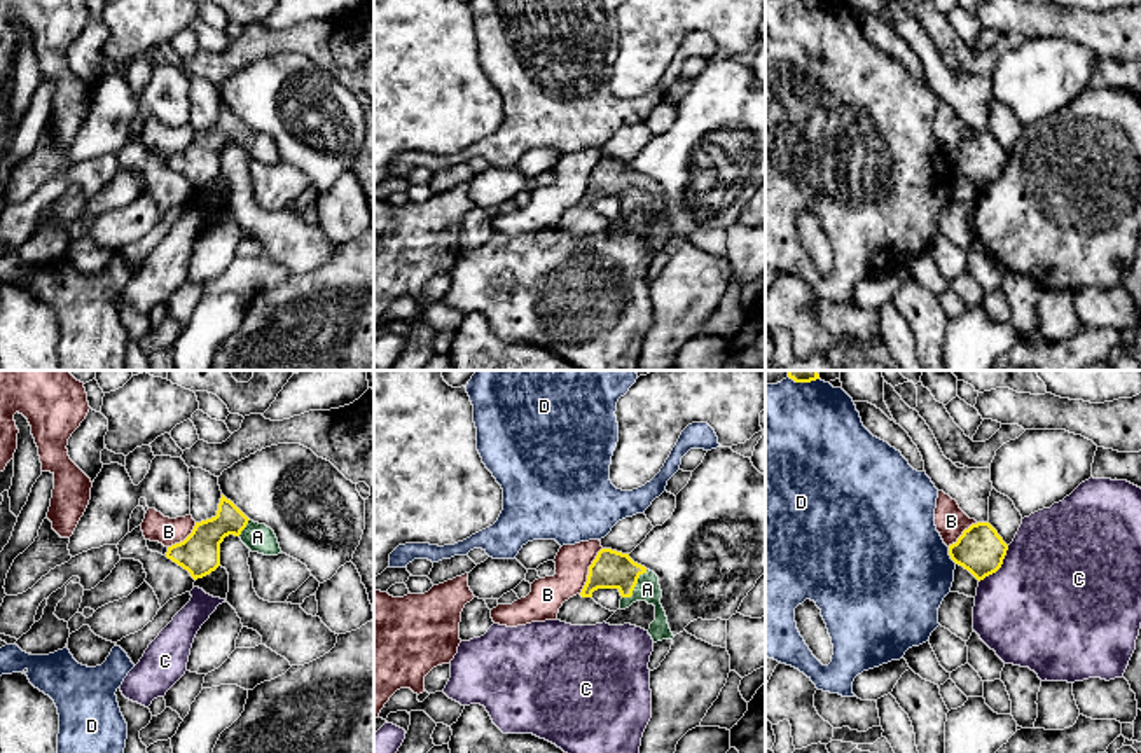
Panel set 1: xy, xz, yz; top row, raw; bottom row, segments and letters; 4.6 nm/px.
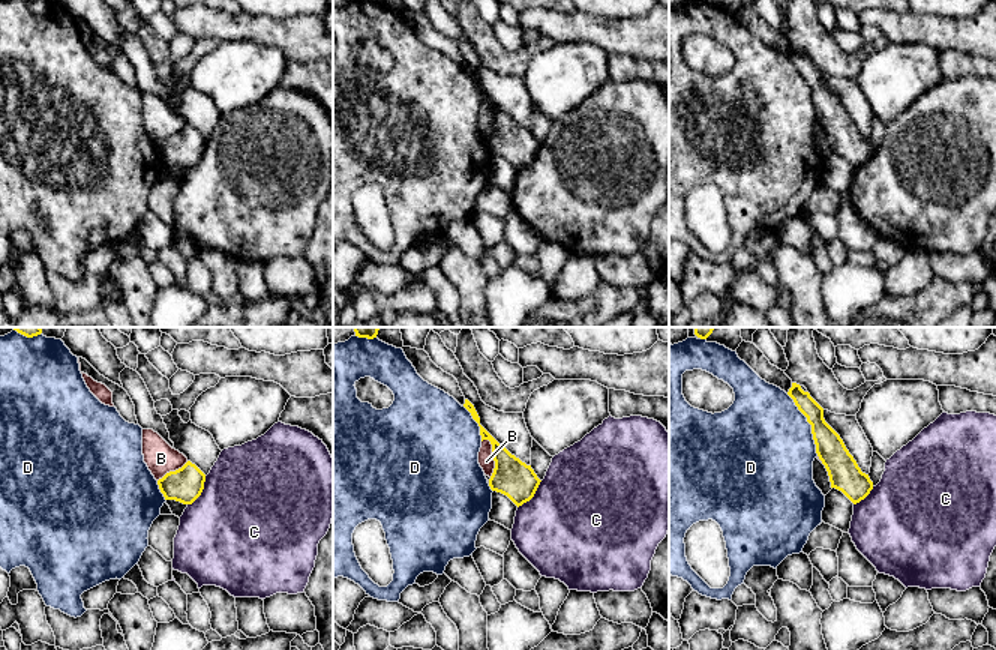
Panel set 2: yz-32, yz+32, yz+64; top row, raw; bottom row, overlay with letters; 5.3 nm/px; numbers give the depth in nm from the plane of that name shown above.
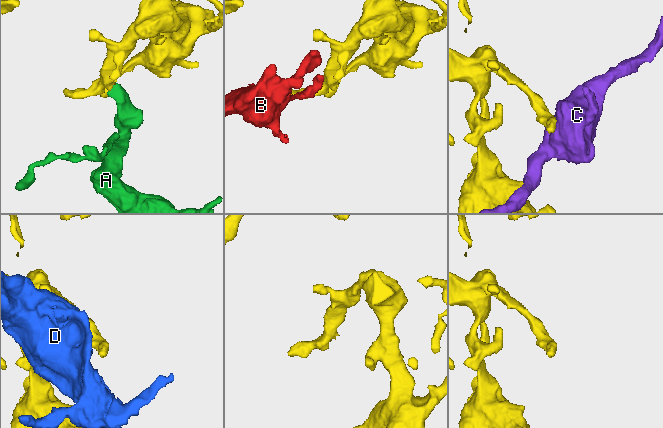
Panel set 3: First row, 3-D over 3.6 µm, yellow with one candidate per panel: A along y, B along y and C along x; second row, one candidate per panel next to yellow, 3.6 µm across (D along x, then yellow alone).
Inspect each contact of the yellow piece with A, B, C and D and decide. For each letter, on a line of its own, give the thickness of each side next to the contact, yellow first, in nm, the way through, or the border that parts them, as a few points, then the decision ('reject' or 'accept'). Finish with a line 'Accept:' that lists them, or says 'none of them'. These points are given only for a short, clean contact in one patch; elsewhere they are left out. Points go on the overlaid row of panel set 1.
A: 180/110 nm | across xz (610, 570), (621, 572), (635, 586), (647, 589) | accept
B: 180/160 nm | reject
C: 220/500 nm | reject
D: 220/500 nm | reject
Accept: A

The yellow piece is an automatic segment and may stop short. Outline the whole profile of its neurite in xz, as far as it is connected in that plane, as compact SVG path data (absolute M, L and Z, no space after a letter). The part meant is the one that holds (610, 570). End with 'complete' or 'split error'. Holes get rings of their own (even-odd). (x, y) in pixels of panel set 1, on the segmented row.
M601 549L598 552L596 559L589 566L587 582L580 596L592 598L592 592L598 589L617 589L622 596L620 610L629 608L636 601L653 604L655 620L648 629L653 643L674 638L660 604L662 591L659 577L645 566L634 563L629 554L612 549Z; split error

